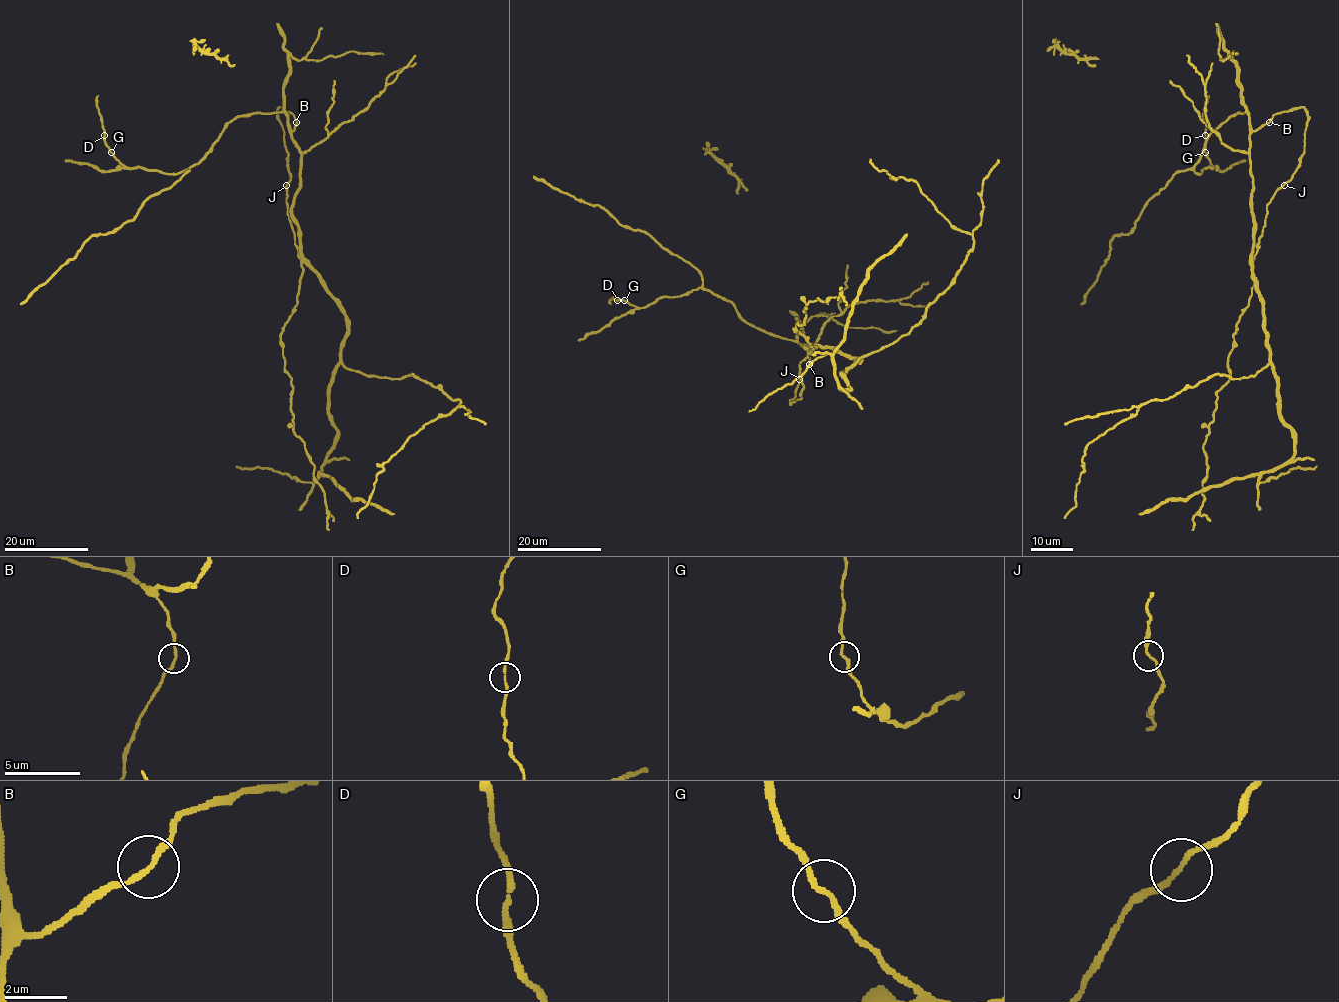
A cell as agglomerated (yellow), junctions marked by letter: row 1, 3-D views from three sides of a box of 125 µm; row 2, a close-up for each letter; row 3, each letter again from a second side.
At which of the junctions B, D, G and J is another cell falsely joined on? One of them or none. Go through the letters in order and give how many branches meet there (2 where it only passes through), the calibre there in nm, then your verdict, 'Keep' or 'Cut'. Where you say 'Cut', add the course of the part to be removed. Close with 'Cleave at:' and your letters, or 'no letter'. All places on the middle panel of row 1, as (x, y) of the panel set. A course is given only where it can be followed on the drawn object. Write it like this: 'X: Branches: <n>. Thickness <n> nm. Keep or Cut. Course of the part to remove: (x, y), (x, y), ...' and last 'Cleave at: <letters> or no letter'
B: Branches: 2. Thickness 160 nm. Keep
D: Branches: 2. Thickness 170 nm. Keep
G: Branches: 2. Thickness 160 nm. Keep
J: Branches: 2. Thickness 150 nm. Keep
Cleave at: no letter

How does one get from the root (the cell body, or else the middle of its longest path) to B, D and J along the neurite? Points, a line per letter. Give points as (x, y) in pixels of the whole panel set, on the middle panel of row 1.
B: (813, 348), (804, 347), (812, 348), (814, 345), (804, 345), (809, 364)
D: (813, 348), (749, 325), (731, 302), (706, 289), (660, 296), (639, 308), (617, 300)
J: (813, 348), (799, 364), (799, 378)

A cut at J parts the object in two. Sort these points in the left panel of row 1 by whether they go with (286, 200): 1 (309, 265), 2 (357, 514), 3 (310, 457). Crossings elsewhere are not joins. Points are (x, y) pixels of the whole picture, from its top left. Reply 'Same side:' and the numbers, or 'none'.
Same side: 3

